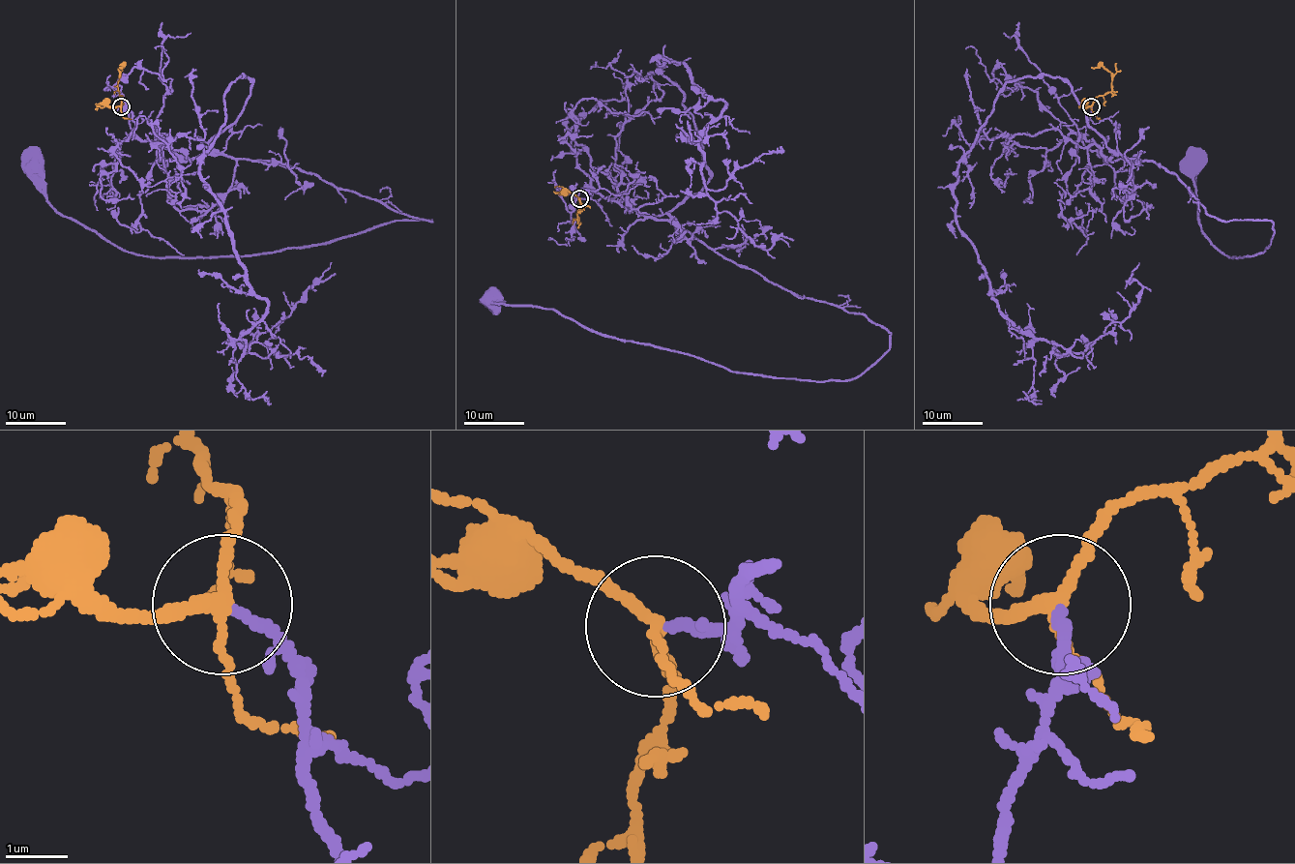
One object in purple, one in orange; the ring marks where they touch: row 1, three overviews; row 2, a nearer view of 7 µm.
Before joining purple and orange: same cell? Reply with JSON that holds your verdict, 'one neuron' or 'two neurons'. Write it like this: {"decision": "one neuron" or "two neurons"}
{"decision": "one neuron"}

